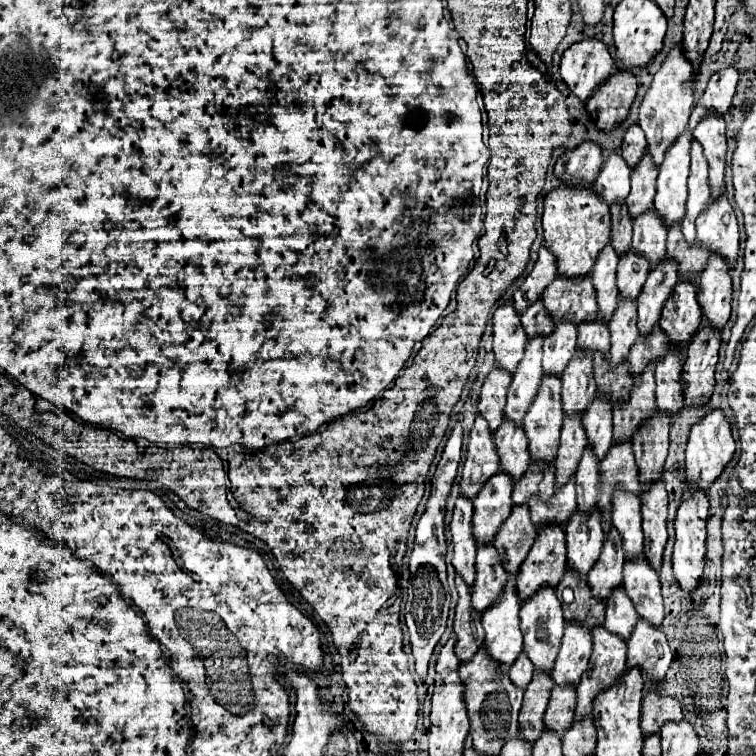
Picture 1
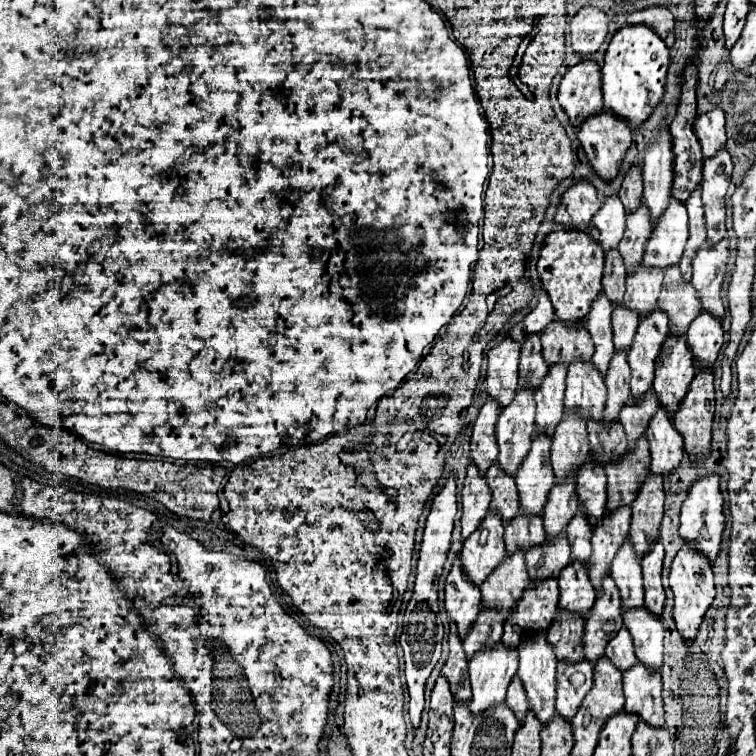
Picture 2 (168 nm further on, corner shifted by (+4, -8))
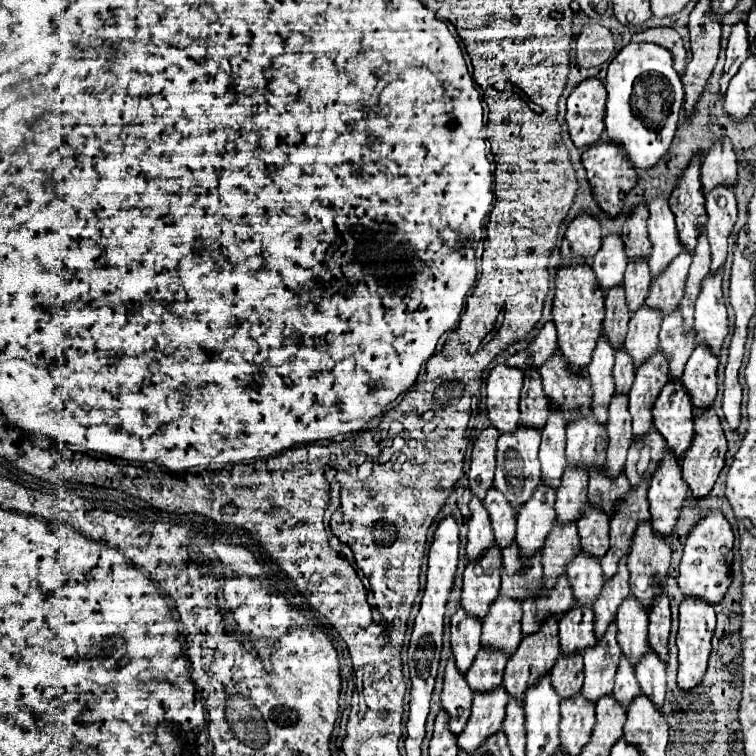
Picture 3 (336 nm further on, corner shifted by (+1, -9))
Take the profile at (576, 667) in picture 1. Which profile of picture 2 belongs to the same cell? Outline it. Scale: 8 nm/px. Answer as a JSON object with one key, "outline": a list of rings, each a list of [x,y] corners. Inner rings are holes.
{"outline":[[[589,661],[557,663],[557,713],[565,719],[571,719],[585,693],[593,685],[593,665]]]}

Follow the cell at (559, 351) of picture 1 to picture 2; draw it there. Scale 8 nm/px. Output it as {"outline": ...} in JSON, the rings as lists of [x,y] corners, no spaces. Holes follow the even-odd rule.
{"outline":[[[553,363],[541,381],[541,387],[535,391],[537,419],[535,429],[553,435],[557,423],[563,417],[563,397],[565,397],[565,363]]]}

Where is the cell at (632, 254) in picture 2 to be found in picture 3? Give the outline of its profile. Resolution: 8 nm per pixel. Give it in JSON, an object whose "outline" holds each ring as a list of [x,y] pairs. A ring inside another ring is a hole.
{"outline":[[[636,260],[628,262],[626,276],[624,276],[624,290],[626,290],[626,304],[630,312],[636,312],[636,308],[642,308],[646,296],[648,296],[648,284],[652,282],[648,262]]]}

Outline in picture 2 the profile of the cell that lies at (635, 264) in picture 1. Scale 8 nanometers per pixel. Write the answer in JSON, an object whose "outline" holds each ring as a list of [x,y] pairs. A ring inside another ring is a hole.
{"outline":[[[625,303],[613,305],[613,341],[617,349],[625,349],[625,351],[629,349],[637,325],[639,325],[637,311],[629,311]]]}

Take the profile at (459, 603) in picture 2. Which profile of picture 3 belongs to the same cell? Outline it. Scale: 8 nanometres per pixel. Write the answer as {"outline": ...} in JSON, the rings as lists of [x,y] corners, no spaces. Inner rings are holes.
{"outline":[[[458,608],[452,616],[452,628],[450,628],[450,646],[452,656],[456,662],[456,668],[460,674],[468,672],[472,666],[472,660],[476,658],[476,652],[480,650],[480,620],[474,616],[468,616],[464,608]]]}

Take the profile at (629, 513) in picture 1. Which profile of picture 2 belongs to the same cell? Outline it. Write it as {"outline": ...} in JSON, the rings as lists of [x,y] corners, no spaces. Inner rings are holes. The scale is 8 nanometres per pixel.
{"outline":[[[629,537],[623,539],[621,549],[617,551],[611,575],[619,587],[623,607],[621,611],[627,611],[631,607],[643,605],[643,581],[641,581],[641,565],[637,559],[637,553],[633,551],[633,543],[629,543]]]}

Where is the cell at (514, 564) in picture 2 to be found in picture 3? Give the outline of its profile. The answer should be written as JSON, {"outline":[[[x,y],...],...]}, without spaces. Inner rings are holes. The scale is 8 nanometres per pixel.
{"outline":[[[498,596],[488,616],[482,620],[482,644],[486,648],[500,648],[508,658],[508,652],[520,644],[520,620],[520,602]]]}

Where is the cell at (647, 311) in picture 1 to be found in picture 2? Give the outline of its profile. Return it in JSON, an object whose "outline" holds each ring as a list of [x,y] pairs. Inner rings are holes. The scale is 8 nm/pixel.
{"outline":[[[659,307],[645,315],[639,323],[635,339],[629,349],[629,367],[631,367],[631,395],[639,399],[645,391],[649,391],[653,383],[653,367],[655,357],[659,353],[661,343],[669,333],[669,317]]]}

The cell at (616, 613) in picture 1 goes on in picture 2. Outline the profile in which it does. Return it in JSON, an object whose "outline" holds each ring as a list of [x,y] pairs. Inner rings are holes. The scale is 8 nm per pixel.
{"outline":[[[621,627],[621,631],[617,631],[613,635],[613,639],[607,643],[605,647],[605,655],[615,663],[617,669],[625,671],[629,669],[631,665],[635,665],[637,657],[635,657],[635,651],[633,651],[633,639],[629,635],[629,629],[627,627]]]}

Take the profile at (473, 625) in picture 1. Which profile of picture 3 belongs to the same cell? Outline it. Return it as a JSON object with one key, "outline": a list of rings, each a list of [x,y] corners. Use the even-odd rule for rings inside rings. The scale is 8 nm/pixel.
{"outline":[[[448,660],[444,674],[444,690],[442,690],[442,710],[446,710],[450,720],[450,732],[460,734],[470,718],[474,692],[466,684],[464,676],[456,670],[454,660]]]}

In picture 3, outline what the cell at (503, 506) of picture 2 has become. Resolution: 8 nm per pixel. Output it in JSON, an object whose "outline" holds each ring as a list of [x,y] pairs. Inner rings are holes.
{"outline":[[[494,488],[486,494],[484,508],[490,514],[490,522],[492,522],[492,530],[494,530],[494,536],[496,536],[496,544],[500,548],[506,548],[508,544],[514,542],[514,534],[516,534],[516,512],[514,512],[514,508]]]}

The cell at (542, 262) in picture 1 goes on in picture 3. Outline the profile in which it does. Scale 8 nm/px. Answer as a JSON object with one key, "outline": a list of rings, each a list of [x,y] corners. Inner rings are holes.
{"outline":[[[546,322],[544,328],[540,330],[540,334],[536,336],[536,340],[530,342],[530,346],[524,352],[510,356],[506,364],[512,368],[520,368],[520,370],[540,368],[556,350],[558,350],[556,326],[552,322]]]}

